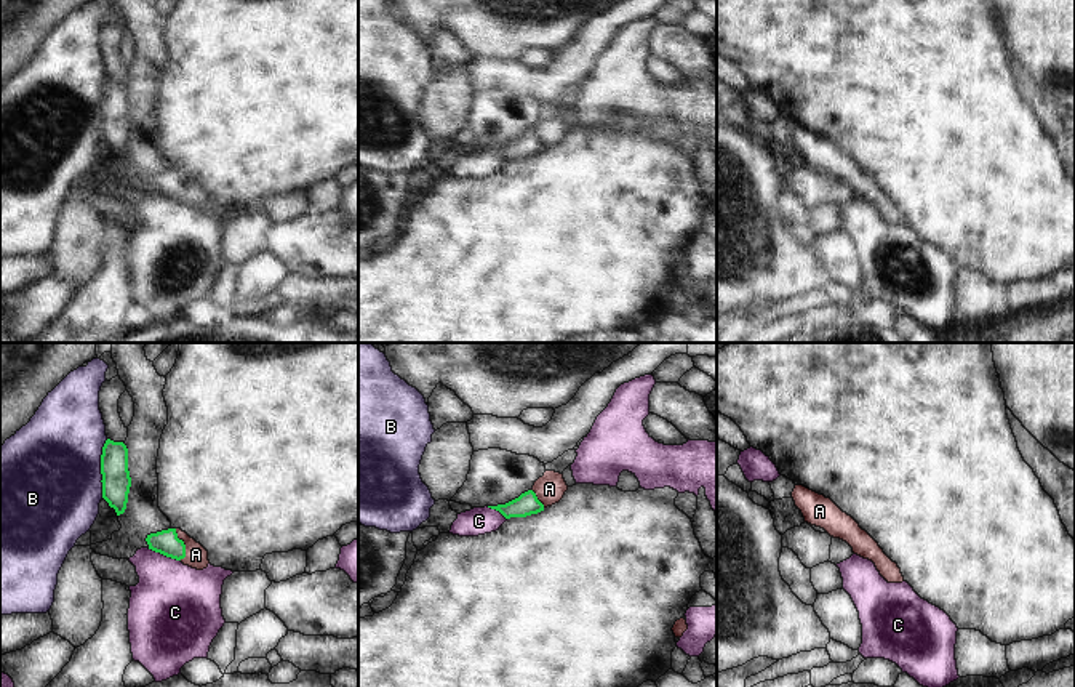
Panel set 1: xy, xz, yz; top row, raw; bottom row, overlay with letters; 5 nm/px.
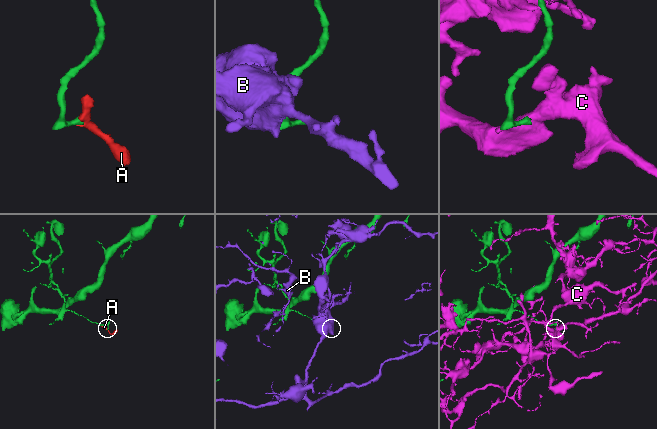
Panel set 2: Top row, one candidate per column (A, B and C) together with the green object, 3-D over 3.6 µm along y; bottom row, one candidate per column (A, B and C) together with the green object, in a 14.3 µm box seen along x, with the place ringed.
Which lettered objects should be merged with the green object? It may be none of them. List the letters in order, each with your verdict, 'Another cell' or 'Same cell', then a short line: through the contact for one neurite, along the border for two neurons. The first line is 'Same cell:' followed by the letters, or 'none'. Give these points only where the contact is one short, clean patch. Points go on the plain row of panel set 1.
Same cell: A
A: Same cell. Line: xy (165, 183), (184, 186), (195, 196)
B: Another cell
C: Another cell.

